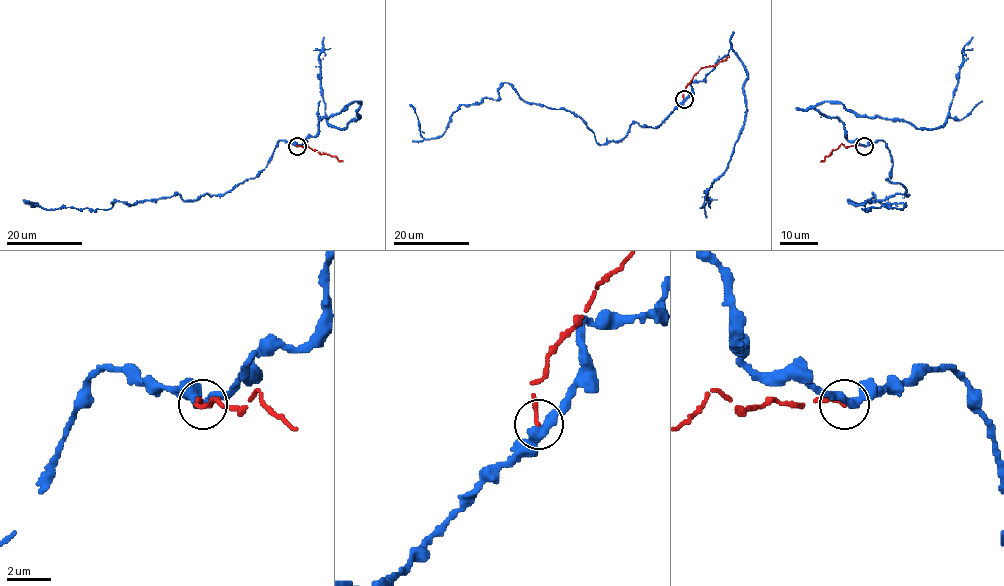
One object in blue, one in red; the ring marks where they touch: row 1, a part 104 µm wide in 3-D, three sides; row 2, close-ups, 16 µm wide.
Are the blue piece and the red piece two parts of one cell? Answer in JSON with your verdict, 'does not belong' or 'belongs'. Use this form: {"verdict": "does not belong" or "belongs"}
{"verdict": "does not belong"}

